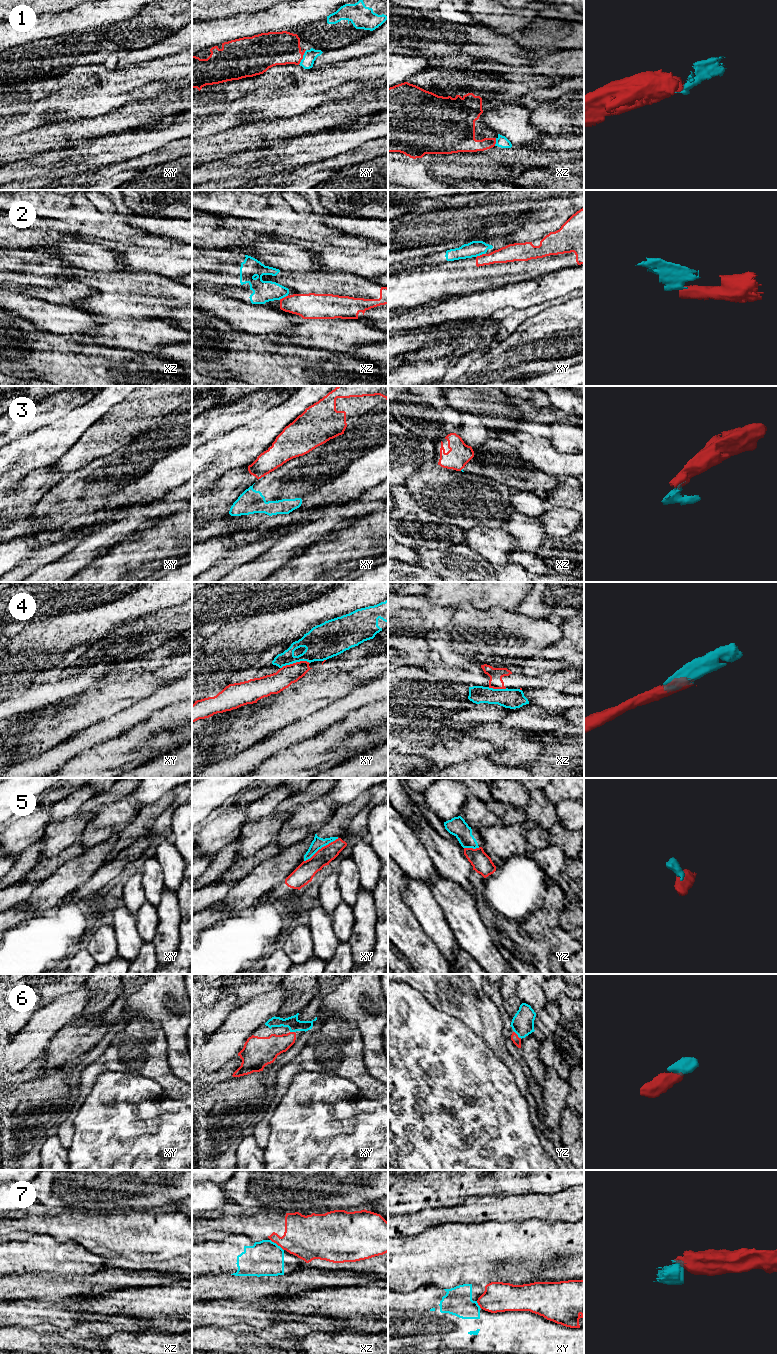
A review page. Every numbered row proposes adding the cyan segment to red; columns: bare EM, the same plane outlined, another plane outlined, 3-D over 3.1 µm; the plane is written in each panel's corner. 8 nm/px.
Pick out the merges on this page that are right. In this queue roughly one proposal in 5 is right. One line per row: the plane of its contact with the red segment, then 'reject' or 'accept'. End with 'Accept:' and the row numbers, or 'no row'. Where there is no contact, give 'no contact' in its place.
1: xy | accept
2: xz | reject
3: xy | reject
4: xy | reject
5: xy | reject
6: yz | accept
7: xz | reject
Accept: 1, 6

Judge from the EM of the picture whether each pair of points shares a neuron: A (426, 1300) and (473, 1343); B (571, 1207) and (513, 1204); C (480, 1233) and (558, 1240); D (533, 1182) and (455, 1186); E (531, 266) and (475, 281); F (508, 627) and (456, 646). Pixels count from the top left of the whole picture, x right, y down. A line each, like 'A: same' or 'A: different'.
A: same
B: same
C: same
D: same
E: same
F: same

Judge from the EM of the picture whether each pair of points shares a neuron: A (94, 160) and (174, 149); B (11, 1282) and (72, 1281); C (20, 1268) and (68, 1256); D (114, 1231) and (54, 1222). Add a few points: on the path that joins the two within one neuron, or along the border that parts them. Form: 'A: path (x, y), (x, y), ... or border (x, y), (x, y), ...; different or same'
A: border (168, 142), (152, 151), (125, 161); different
B: path (26, 1286), (57, 1286); same
C: path (32, 1258), (56, 1258); same
D: path (99, 1231), (93, 1231), (78, 1225), (69, 1225); same

